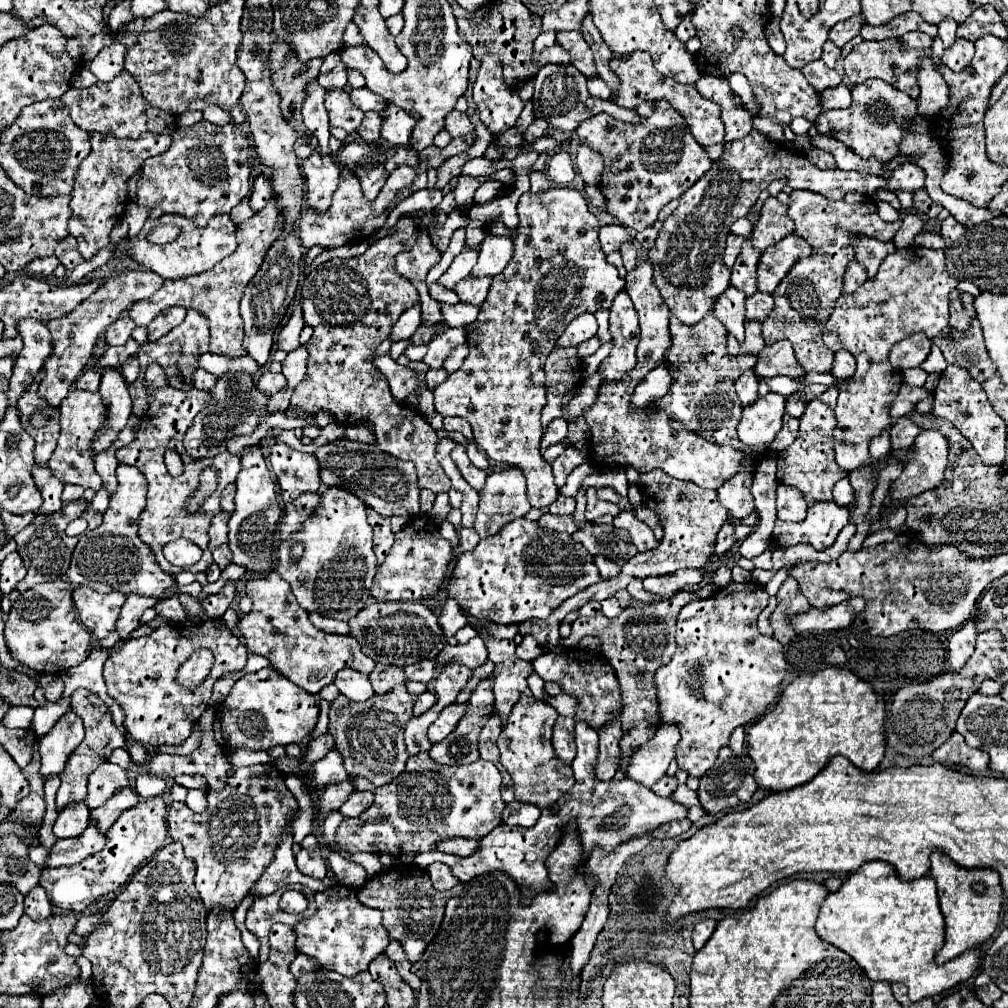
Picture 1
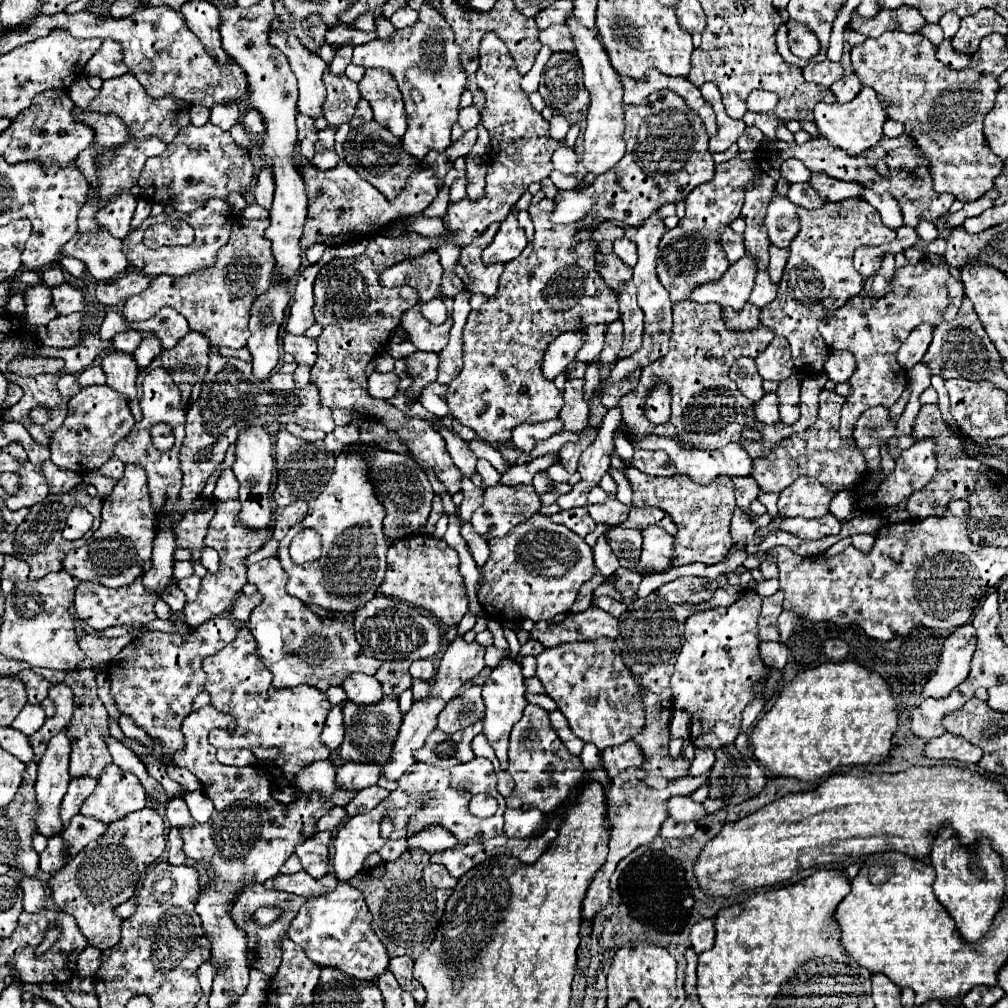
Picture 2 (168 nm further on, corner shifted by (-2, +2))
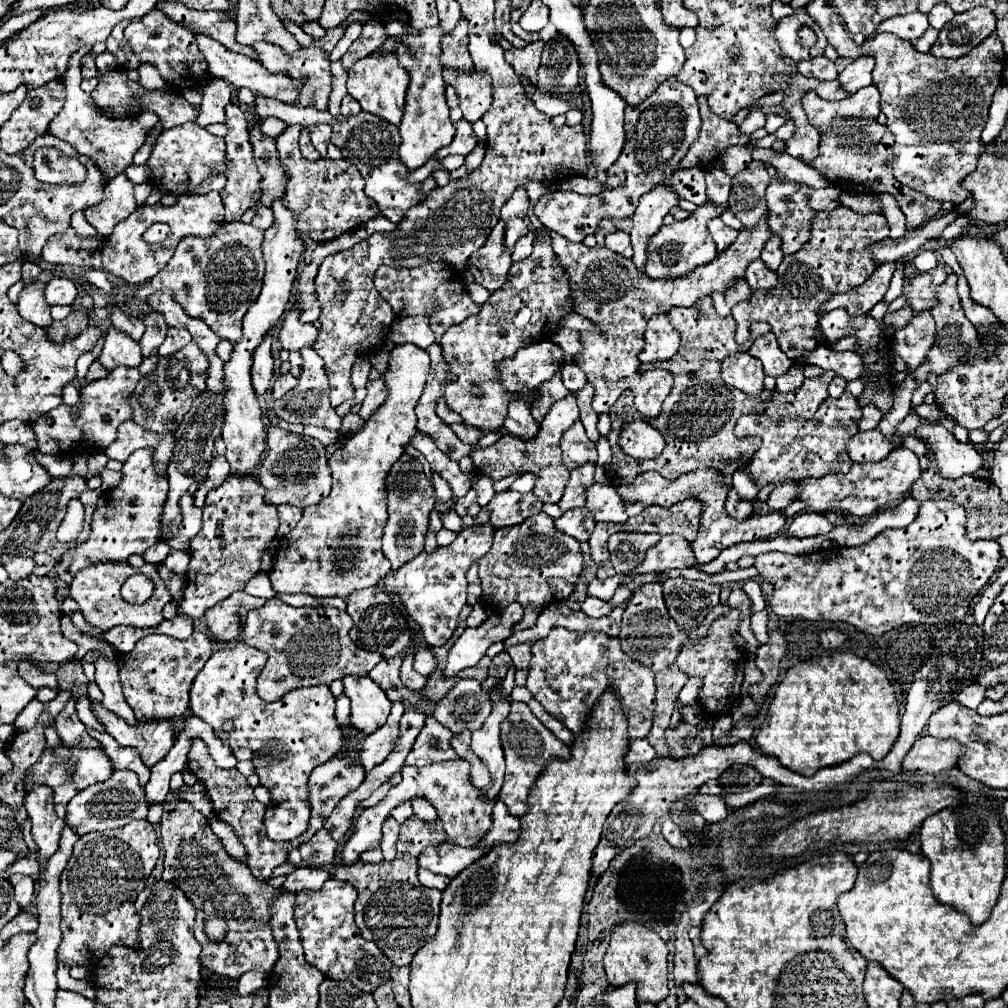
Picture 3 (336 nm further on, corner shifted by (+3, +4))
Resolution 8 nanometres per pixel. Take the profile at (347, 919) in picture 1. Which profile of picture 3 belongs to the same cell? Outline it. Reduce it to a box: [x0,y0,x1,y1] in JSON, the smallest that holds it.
[295,879,391,993]

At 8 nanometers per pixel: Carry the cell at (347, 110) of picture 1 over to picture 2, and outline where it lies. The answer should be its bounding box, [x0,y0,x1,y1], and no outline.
[324,69,360,125]

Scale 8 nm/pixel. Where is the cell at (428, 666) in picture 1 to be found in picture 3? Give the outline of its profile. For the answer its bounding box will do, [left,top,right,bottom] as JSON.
[413,647,437,677]

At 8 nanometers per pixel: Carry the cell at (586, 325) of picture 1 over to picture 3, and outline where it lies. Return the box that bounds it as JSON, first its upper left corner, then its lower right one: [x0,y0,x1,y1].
[499,341,563,391]

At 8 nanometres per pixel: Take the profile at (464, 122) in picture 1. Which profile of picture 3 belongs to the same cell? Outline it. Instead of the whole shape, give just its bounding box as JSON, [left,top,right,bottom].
[445,67,491,123]

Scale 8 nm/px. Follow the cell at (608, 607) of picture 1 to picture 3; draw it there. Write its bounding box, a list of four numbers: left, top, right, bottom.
[581,597,613,617]

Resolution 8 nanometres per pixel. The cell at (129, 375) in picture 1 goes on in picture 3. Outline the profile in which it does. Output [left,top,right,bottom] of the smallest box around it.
[139,313,167,357]

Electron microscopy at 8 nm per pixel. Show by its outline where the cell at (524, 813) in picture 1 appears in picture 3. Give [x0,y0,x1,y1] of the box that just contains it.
[479,801,521,847]

